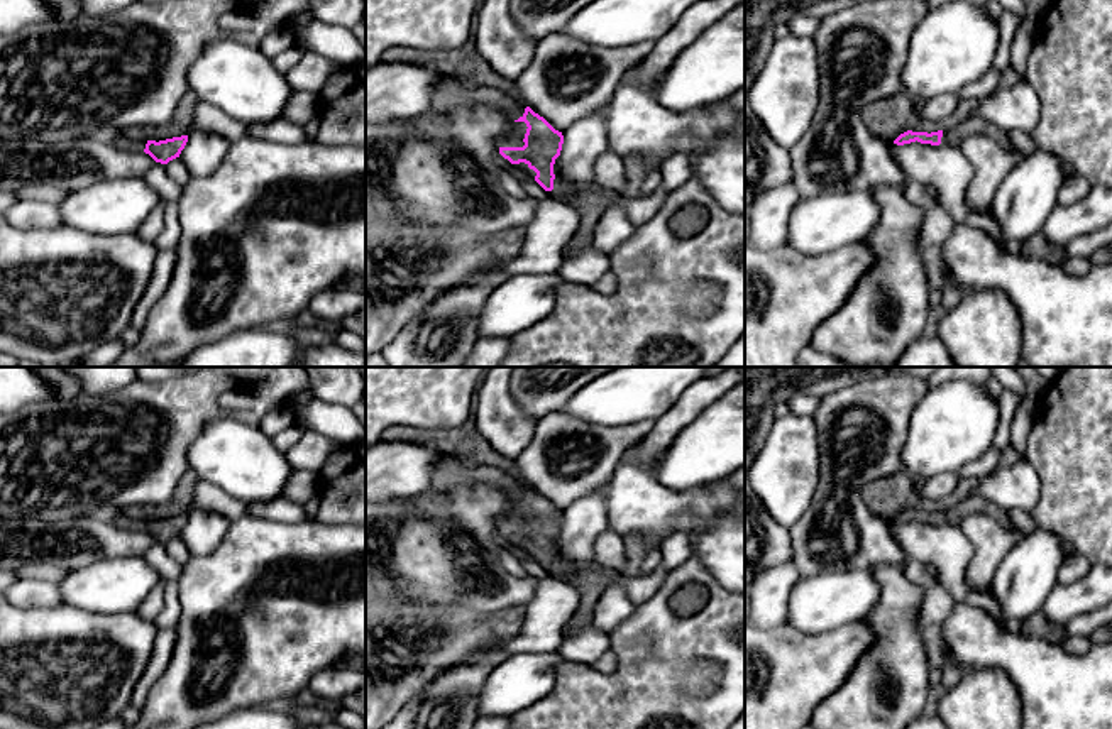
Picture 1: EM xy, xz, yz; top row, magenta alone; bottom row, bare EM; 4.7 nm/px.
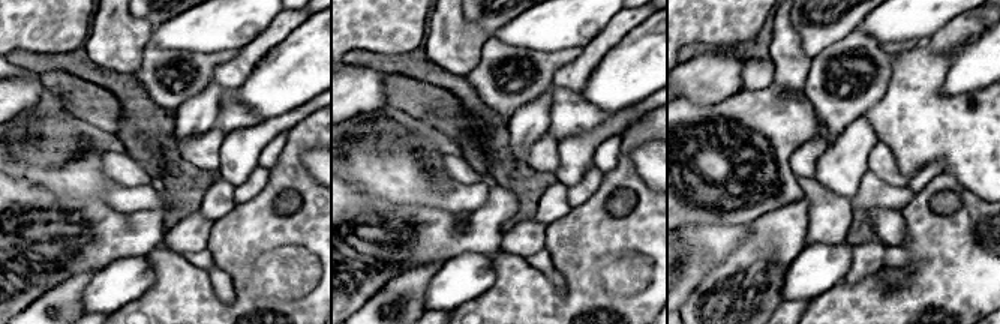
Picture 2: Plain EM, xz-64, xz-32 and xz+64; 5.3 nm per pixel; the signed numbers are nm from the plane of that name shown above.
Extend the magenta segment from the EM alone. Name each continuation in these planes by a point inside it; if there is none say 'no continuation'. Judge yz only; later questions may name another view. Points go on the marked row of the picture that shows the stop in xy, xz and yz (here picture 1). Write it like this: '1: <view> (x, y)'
1: yz (975, 126)

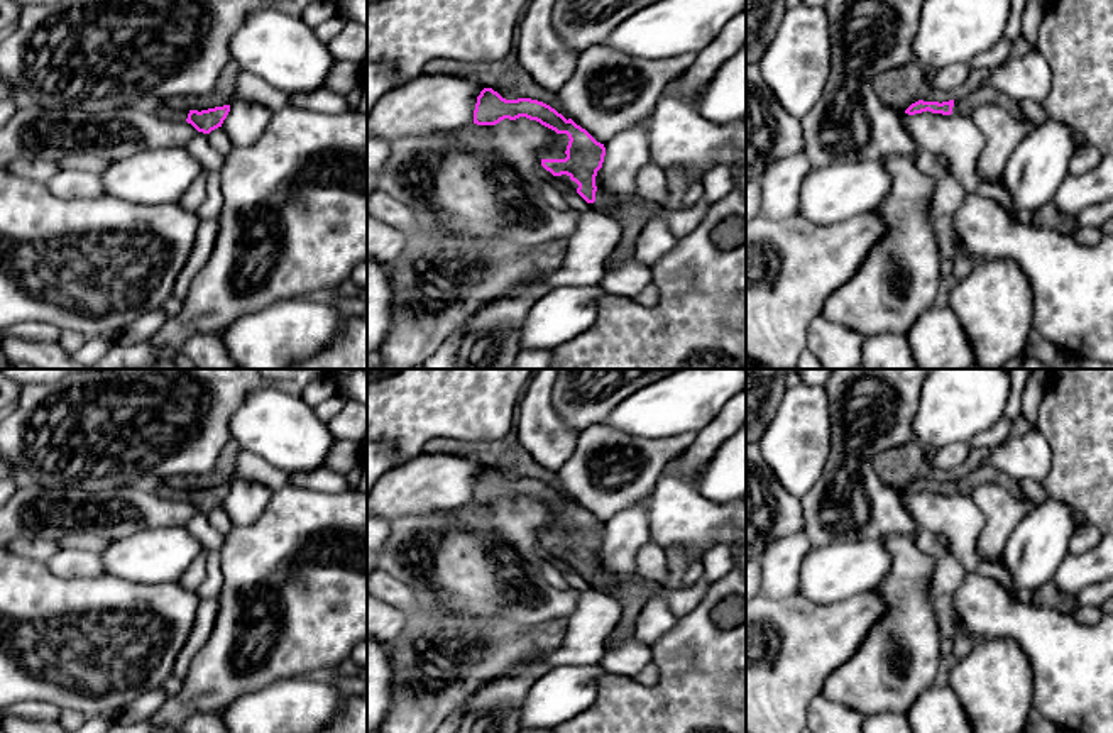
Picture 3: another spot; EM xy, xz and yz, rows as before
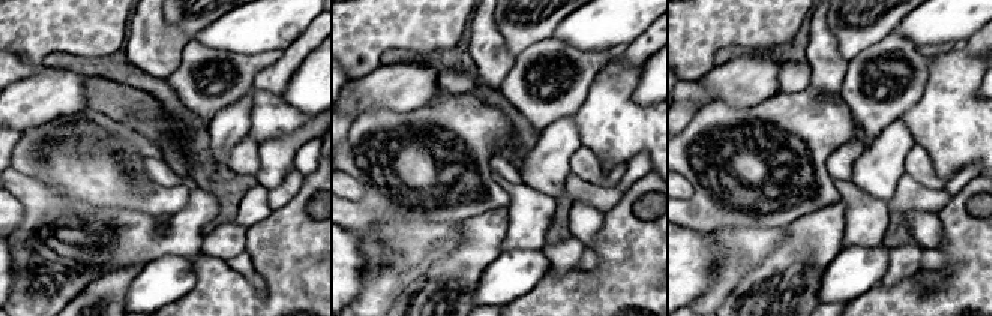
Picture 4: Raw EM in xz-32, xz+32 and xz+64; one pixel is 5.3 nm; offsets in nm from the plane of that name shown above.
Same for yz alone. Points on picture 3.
1: yz (986, 95)

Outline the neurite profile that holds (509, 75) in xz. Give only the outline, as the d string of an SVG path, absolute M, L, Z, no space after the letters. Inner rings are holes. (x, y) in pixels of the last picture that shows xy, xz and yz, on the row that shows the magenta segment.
M516 41L511 52L497 61L487 63L463 63L447 58L435 58L423 64L425 74L453 74L480 83L484 88L514 90L519 98L531 98L543 102L562 113L567 120L567 108L560 102L558 93L550 93L540 88L533 78L519 66L516 56Z

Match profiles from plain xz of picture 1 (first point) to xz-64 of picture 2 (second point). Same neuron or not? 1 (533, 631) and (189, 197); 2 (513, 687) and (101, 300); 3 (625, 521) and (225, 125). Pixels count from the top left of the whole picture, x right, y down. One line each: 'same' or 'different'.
1: different
2: same
3: same

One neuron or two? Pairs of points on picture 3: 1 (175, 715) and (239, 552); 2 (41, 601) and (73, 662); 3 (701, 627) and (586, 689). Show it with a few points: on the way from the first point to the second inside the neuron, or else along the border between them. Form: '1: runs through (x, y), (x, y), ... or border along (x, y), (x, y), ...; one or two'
1: runs through (215, 674), (225, 664), (232, 639), (232, 593); one
2: runs through (41, 617), (41, 622), (66, 647); one
3: border along (608, 672), (601, 679), (596, 699), (575, 715); two

